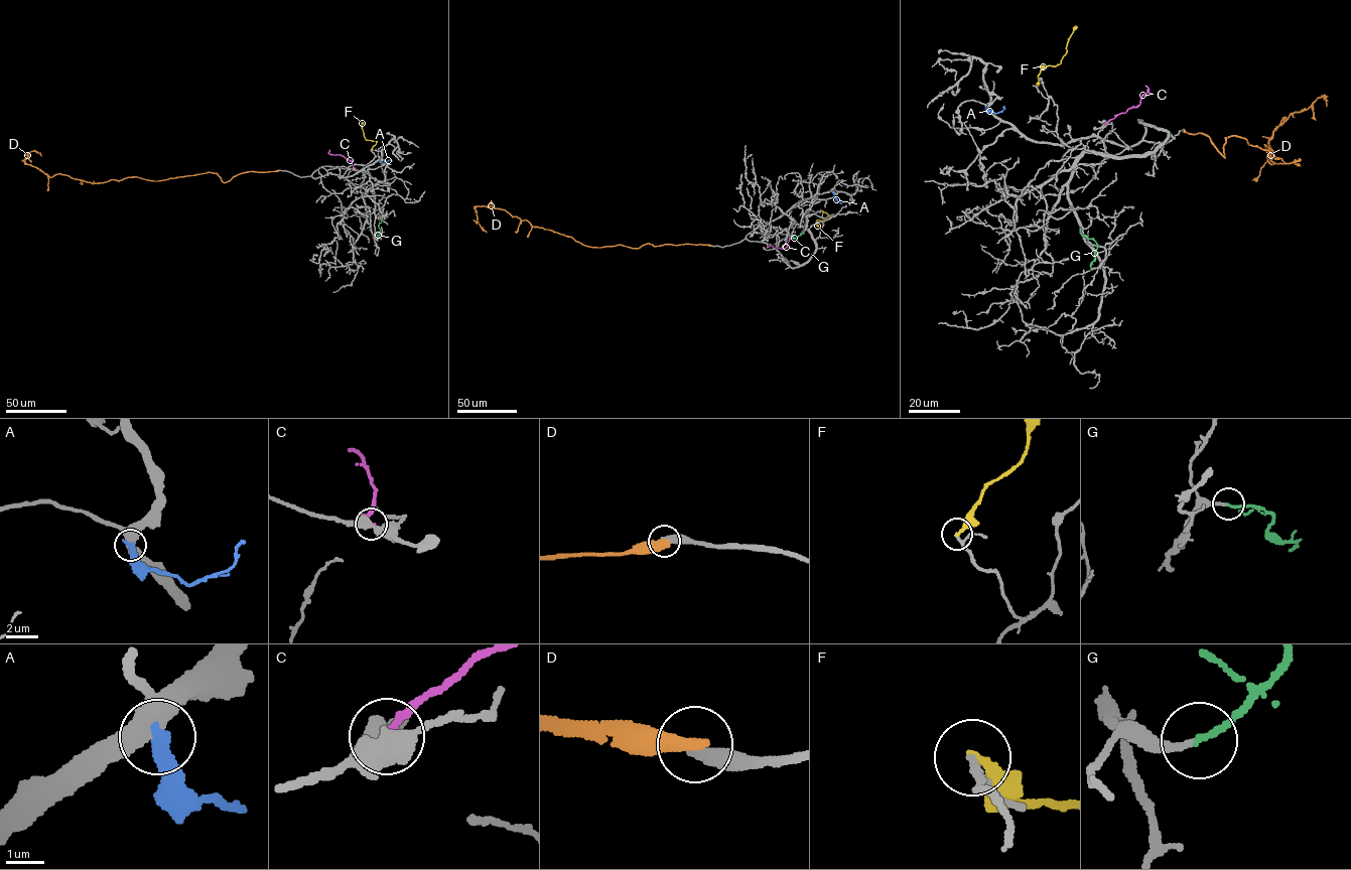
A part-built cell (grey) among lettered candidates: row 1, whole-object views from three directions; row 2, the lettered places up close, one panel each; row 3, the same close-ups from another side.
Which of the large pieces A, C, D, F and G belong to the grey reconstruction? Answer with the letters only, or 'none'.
G

